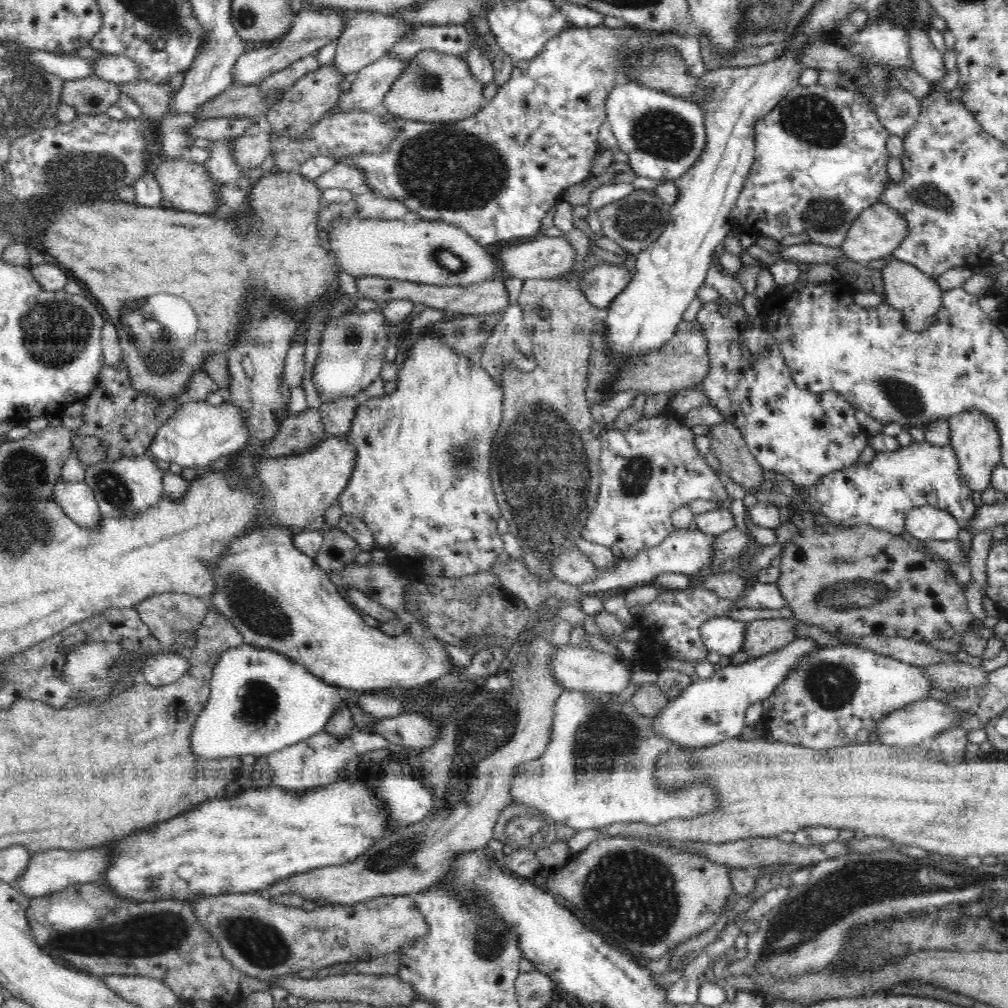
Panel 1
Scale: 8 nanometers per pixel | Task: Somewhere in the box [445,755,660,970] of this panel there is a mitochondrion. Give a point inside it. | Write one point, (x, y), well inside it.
(488, 940)

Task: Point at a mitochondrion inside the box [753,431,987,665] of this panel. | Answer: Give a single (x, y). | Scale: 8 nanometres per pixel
(838, 597)

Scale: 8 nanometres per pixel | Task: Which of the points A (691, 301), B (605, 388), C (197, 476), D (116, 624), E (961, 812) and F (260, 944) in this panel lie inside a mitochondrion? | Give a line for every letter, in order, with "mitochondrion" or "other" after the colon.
A: other
B: mitochondrion
C: other
D: other
E: mitochondrion
F: mitochondrion

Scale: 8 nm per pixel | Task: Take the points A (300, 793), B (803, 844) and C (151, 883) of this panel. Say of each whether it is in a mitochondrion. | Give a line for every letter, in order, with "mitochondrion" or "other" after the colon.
A: other
B: other
C: mitochondrion

